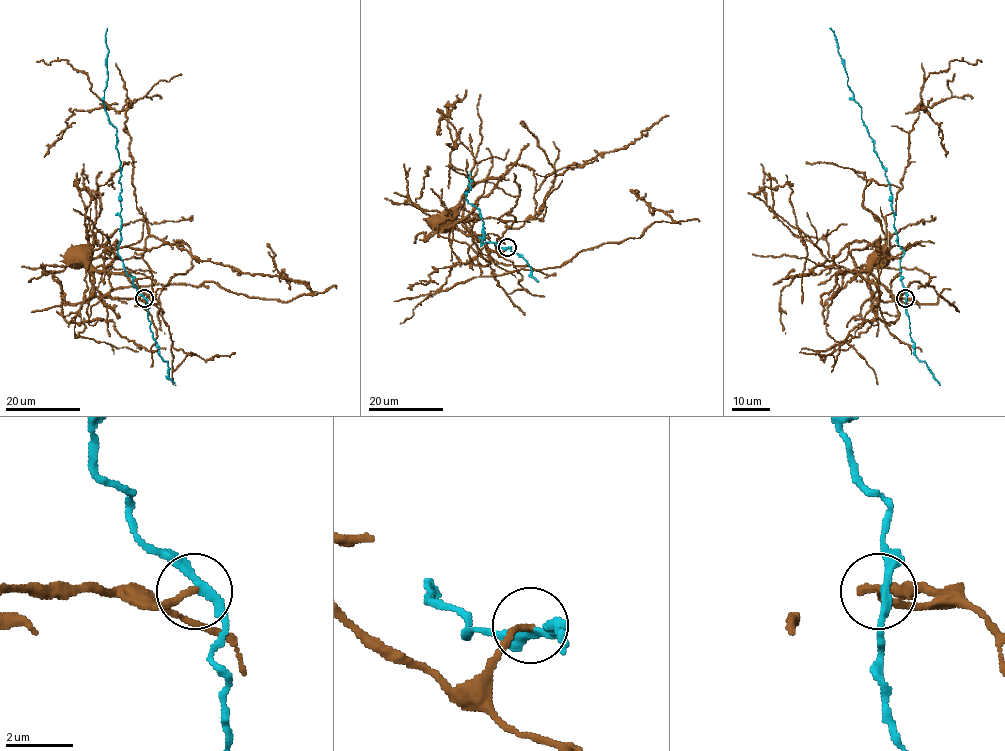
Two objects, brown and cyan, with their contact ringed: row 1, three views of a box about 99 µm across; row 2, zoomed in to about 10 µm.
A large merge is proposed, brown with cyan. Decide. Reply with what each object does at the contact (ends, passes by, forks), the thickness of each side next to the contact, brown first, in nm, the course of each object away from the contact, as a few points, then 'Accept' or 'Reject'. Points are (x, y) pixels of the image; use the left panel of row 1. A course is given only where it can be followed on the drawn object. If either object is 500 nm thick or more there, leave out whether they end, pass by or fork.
At the ring brown ends. At the ring cyan passes by. Thickness 190 nm (brown) against 240 nm. Course of brown: (144, 299), (104, 296), (90, 280), (88, 257), (82, 254). Course of cyan: (144, 298), (117, 251), (121, 169), (116, 129), (108, 118), (103, 100), (108, 77), (107, 28). Reject

